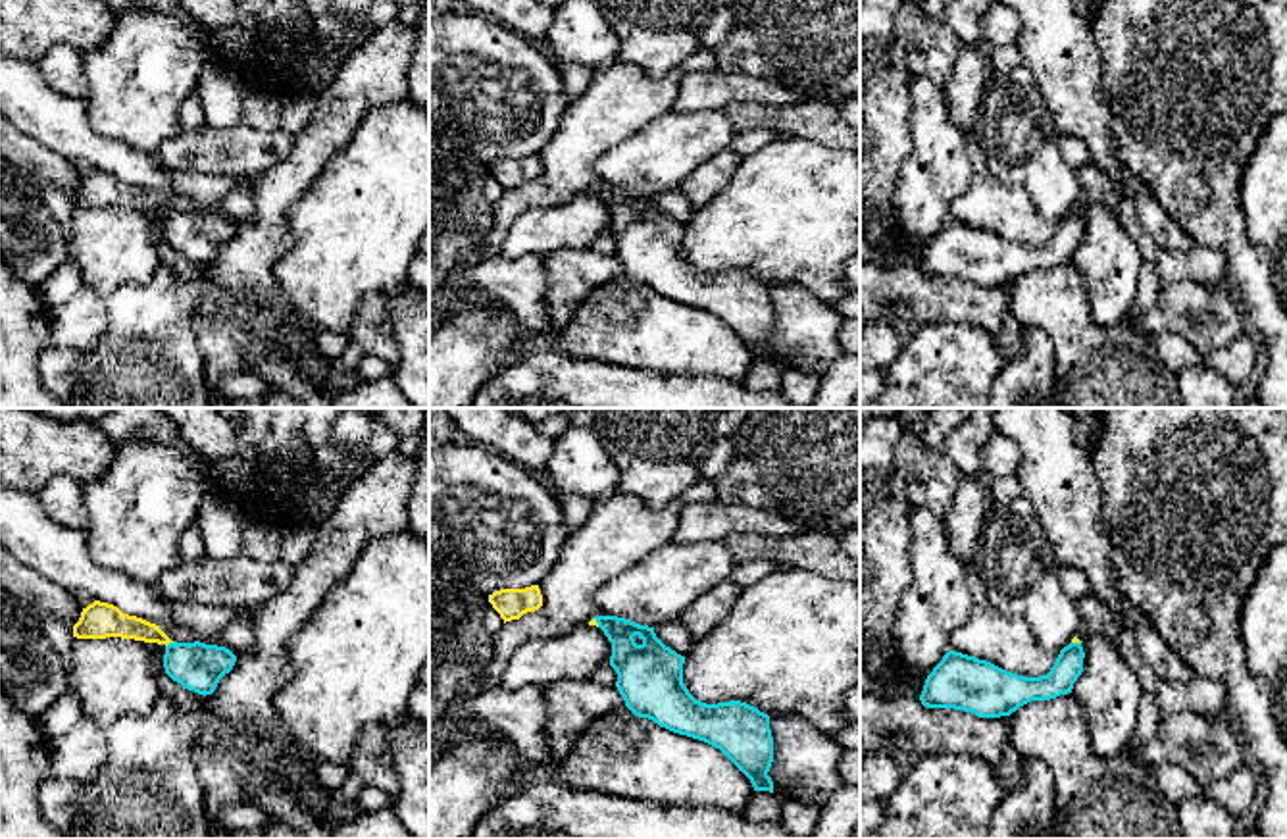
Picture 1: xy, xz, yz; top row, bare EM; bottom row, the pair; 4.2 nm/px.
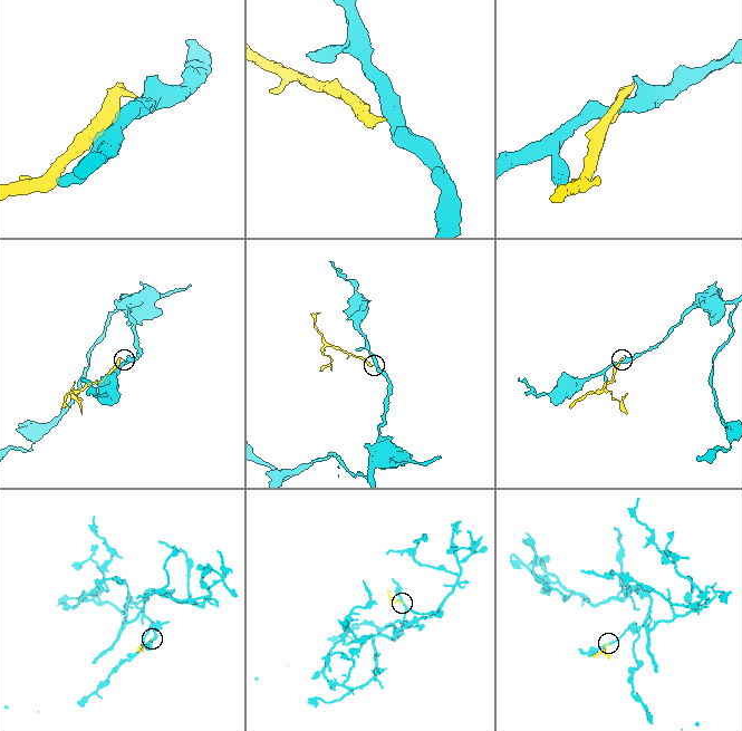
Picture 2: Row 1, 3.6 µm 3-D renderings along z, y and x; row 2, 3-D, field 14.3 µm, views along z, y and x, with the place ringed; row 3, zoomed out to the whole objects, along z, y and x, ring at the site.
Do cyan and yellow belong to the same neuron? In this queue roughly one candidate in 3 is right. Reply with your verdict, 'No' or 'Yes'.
No

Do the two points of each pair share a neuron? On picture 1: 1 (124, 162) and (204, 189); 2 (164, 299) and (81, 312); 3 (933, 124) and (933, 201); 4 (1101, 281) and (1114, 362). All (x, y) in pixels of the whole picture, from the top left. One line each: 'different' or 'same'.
1: different
2: different
3: same
4: different

